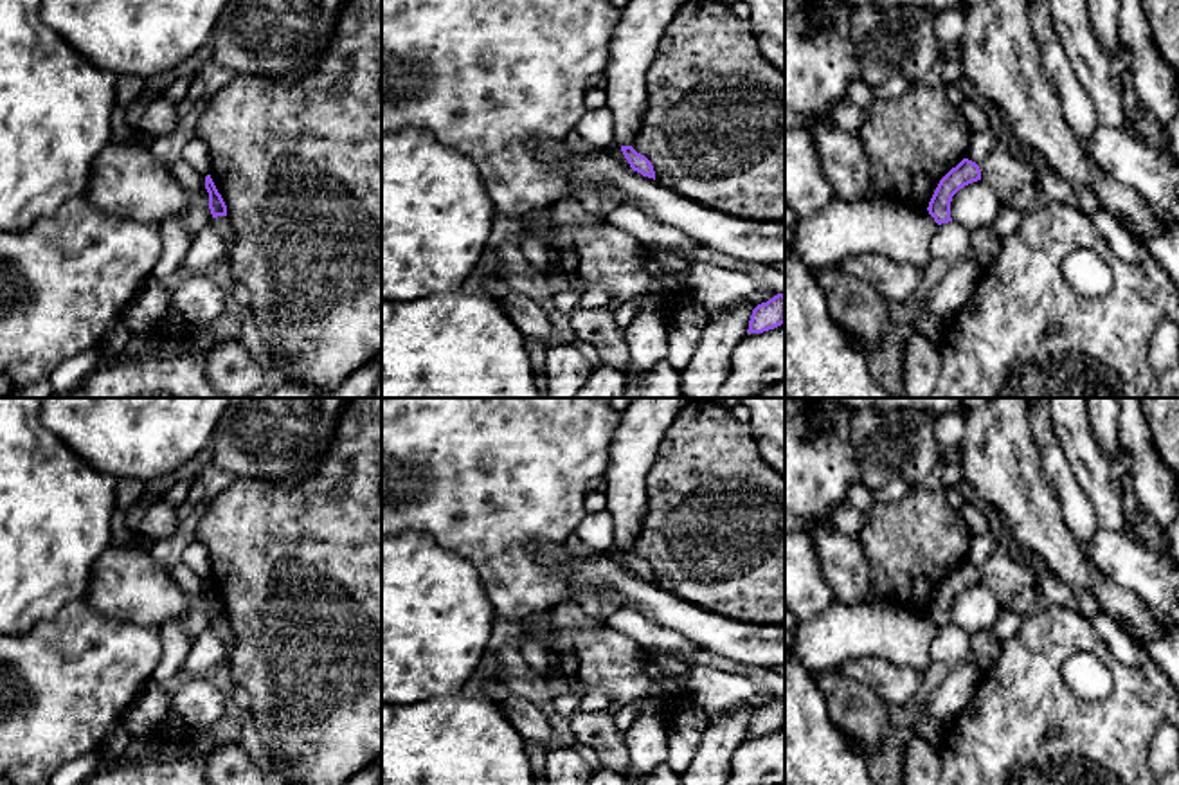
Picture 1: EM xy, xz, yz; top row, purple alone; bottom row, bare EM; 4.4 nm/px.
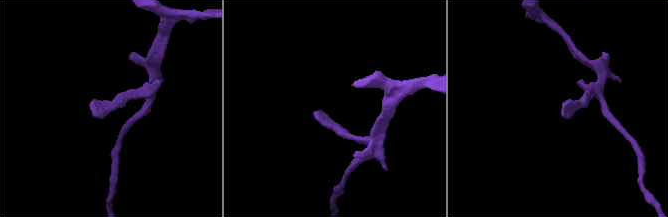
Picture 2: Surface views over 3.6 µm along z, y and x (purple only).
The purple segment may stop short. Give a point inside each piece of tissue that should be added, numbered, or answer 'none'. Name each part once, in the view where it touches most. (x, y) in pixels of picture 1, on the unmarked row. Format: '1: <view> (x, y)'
none

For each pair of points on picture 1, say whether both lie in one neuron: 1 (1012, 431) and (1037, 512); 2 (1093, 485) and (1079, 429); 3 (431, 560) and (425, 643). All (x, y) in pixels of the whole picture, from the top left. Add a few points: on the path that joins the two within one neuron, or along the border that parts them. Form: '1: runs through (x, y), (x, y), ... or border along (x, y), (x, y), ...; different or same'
1: runs through (1012, 451), (1012, 483), (1017, 492); same
2: runs through (1093, 470), (1079, 443); same
3: runs through (425, 580), (425, 623); same

